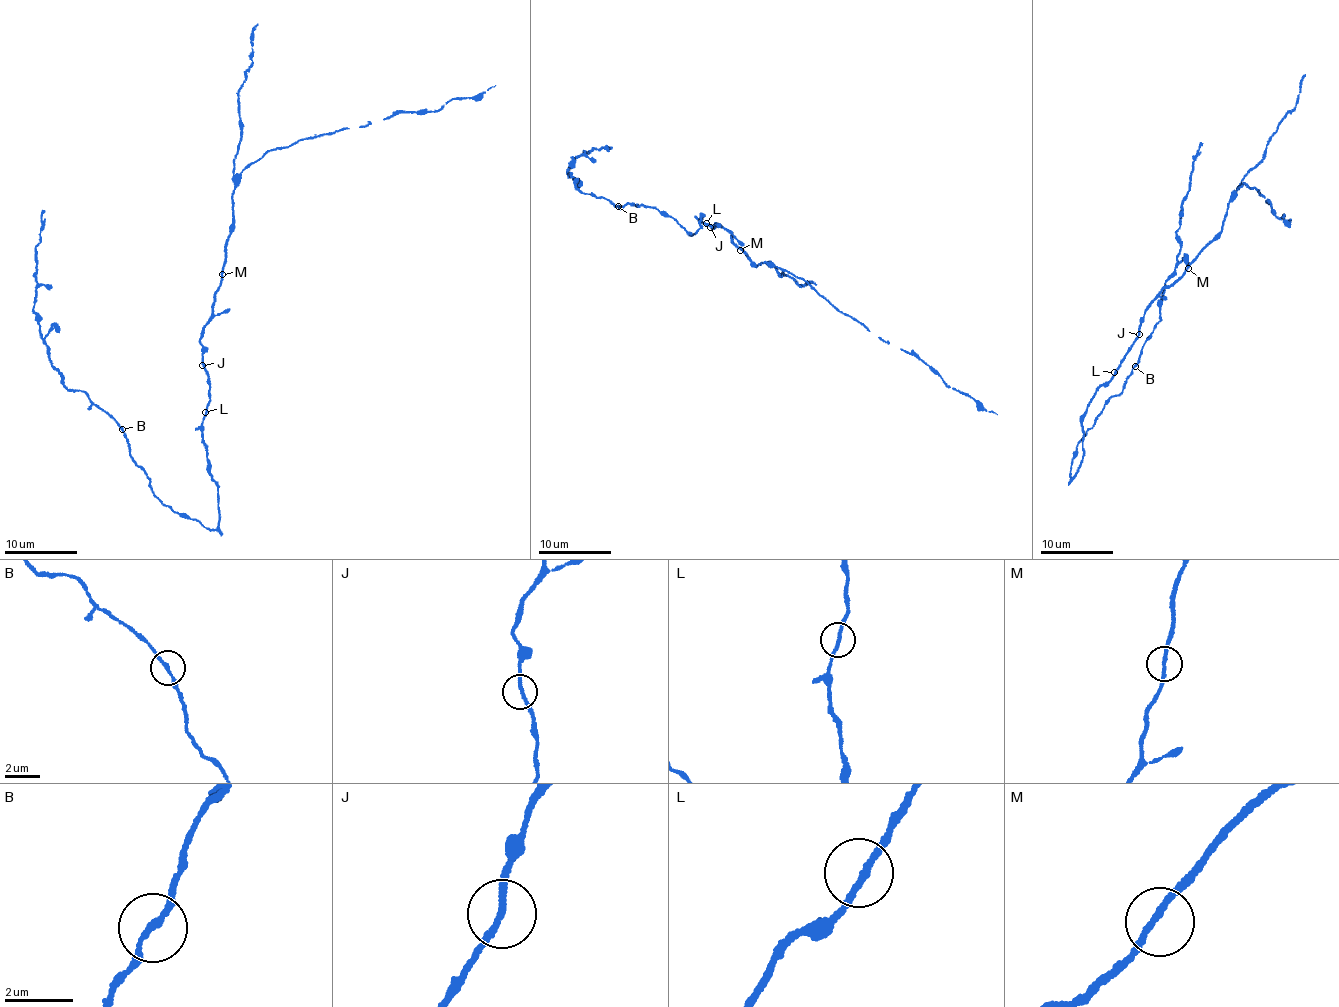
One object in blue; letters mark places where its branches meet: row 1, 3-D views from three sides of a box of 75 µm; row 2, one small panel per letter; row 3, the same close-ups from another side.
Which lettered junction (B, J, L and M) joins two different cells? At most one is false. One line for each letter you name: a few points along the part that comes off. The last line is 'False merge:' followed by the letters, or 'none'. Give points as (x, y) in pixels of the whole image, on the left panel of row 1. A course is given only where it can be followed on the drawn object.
False merge: none

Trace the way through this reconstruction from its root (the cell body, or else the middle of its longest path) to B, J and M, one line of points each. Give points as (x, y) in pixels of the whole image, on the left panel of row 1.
B: (202, 422), (208, 470), (218, 487), (220, 520), (210, 529), (161, 504), (148, 477), (133, 462), (121, 429)
J: (202, 422), (210, 399), (202, 365)
M: (202, 422), (210, 396), (201, 341), (222, 274)

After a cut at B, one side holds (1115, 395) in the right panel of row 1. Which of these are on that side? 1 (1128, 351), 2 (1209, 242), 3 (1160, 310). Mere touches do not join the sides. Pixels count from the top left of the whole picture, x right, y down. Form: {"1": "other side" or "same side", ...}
{"1": "same side", "2": "same side", "3": "other side"}

